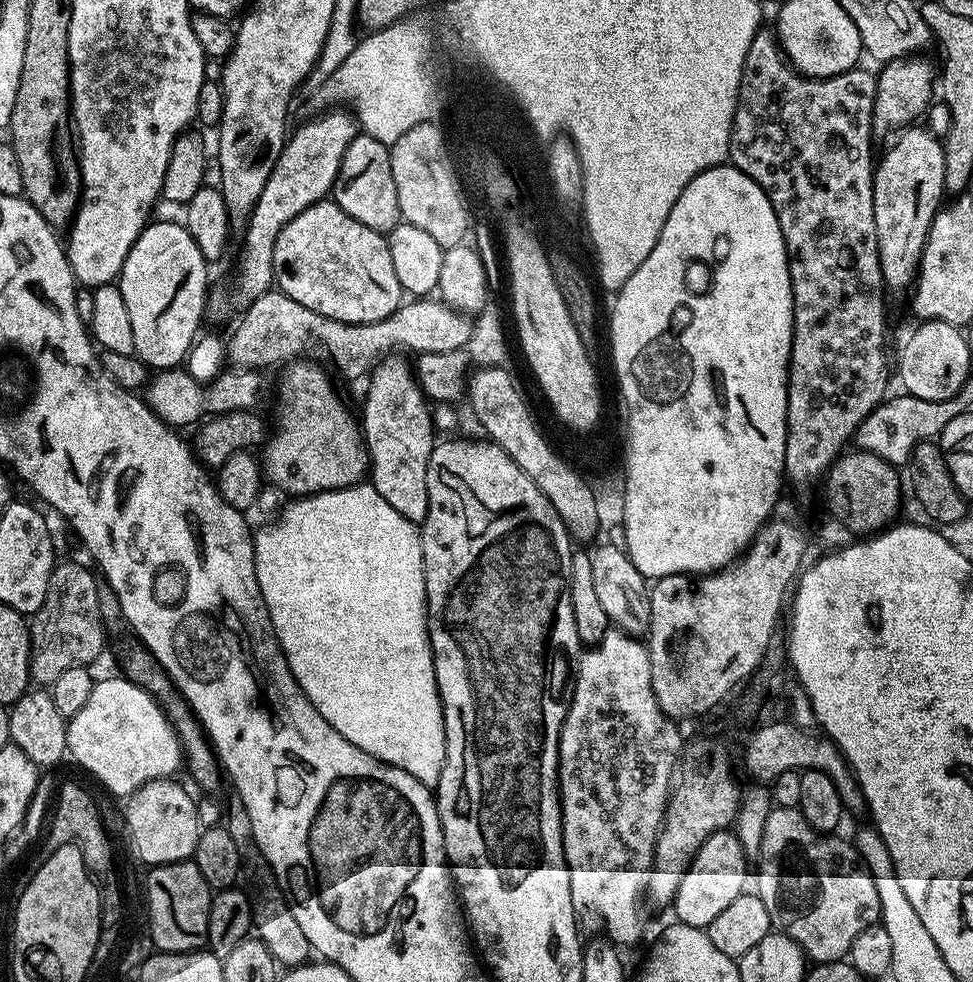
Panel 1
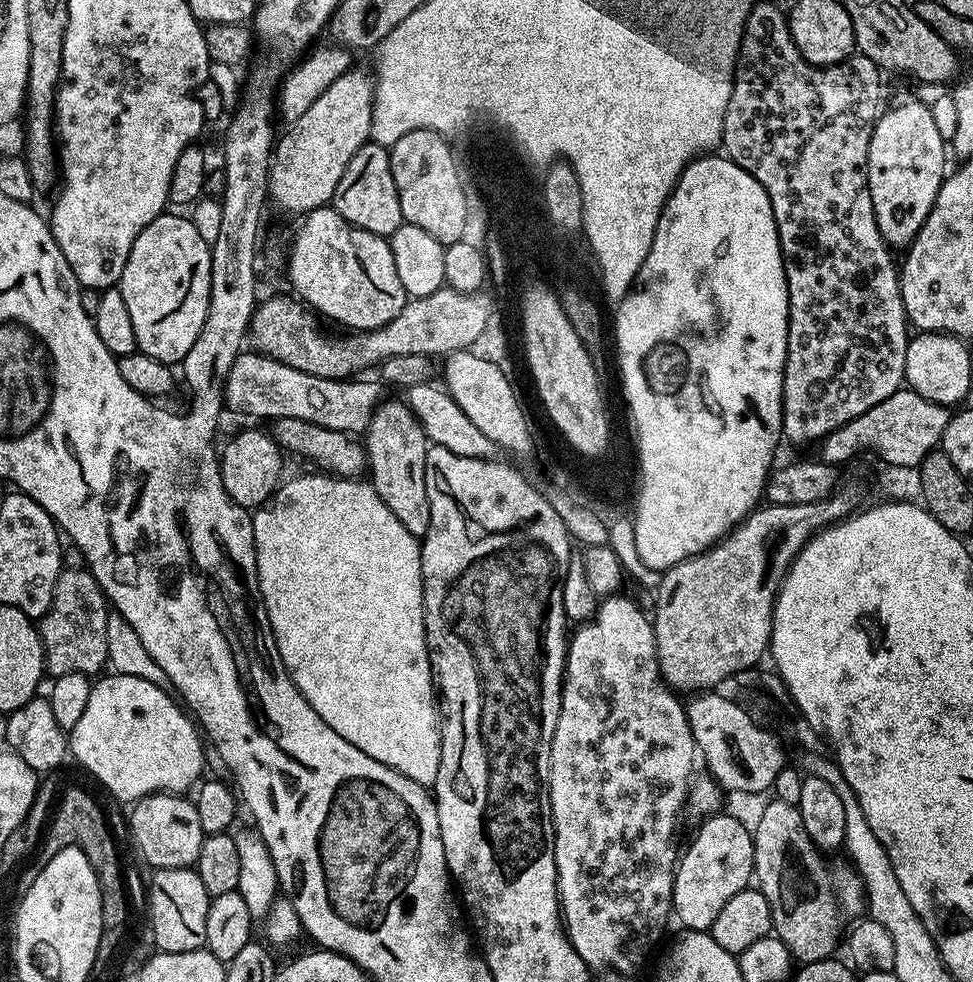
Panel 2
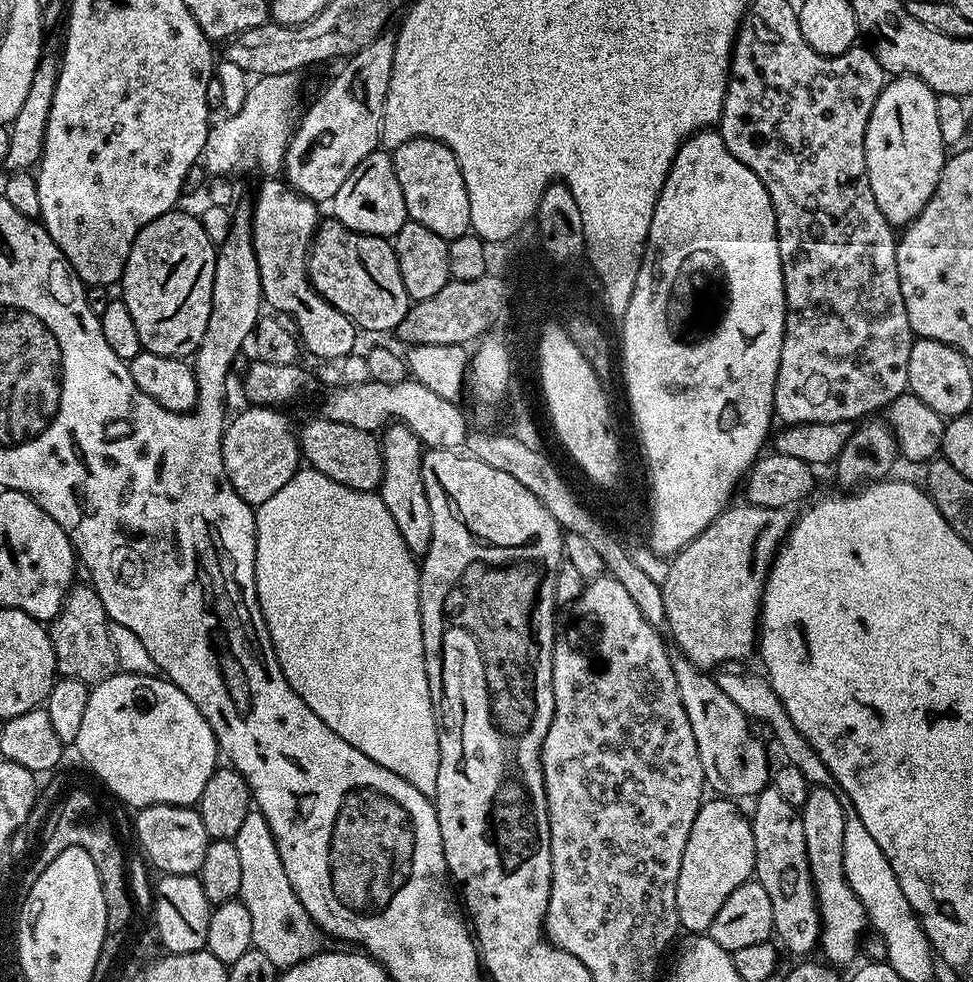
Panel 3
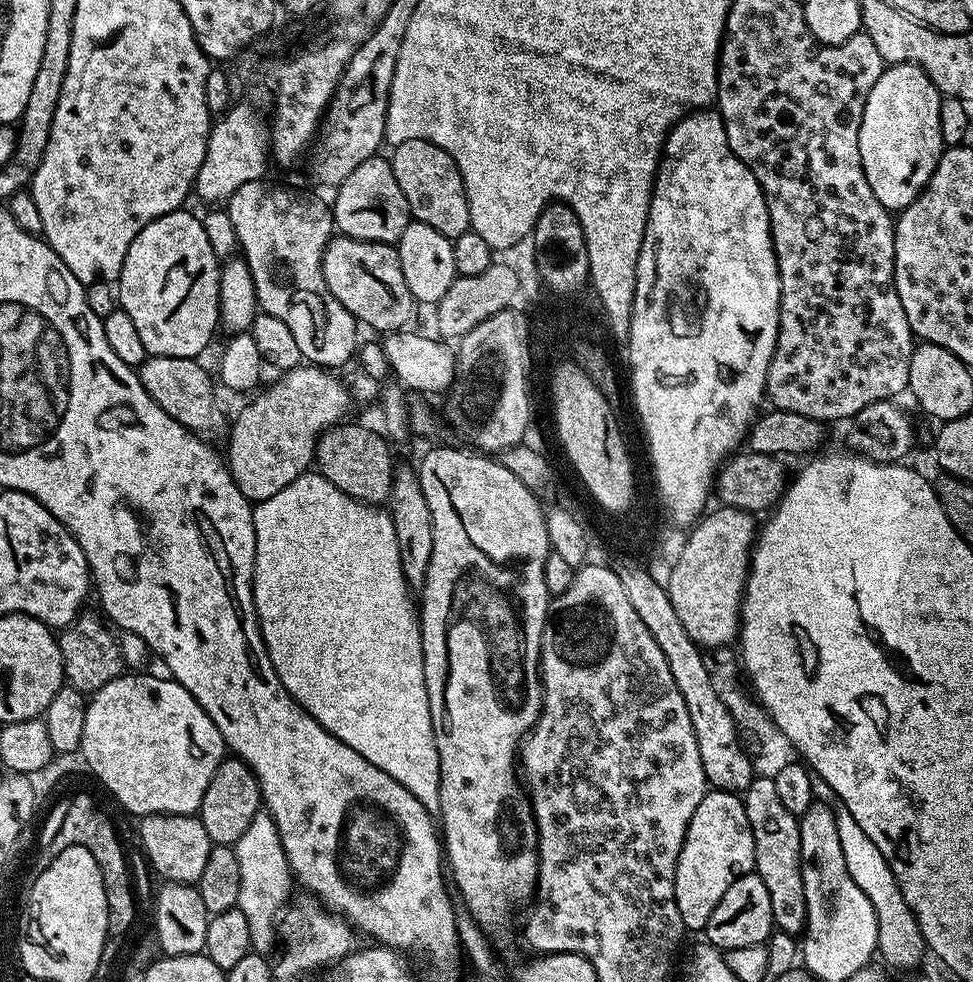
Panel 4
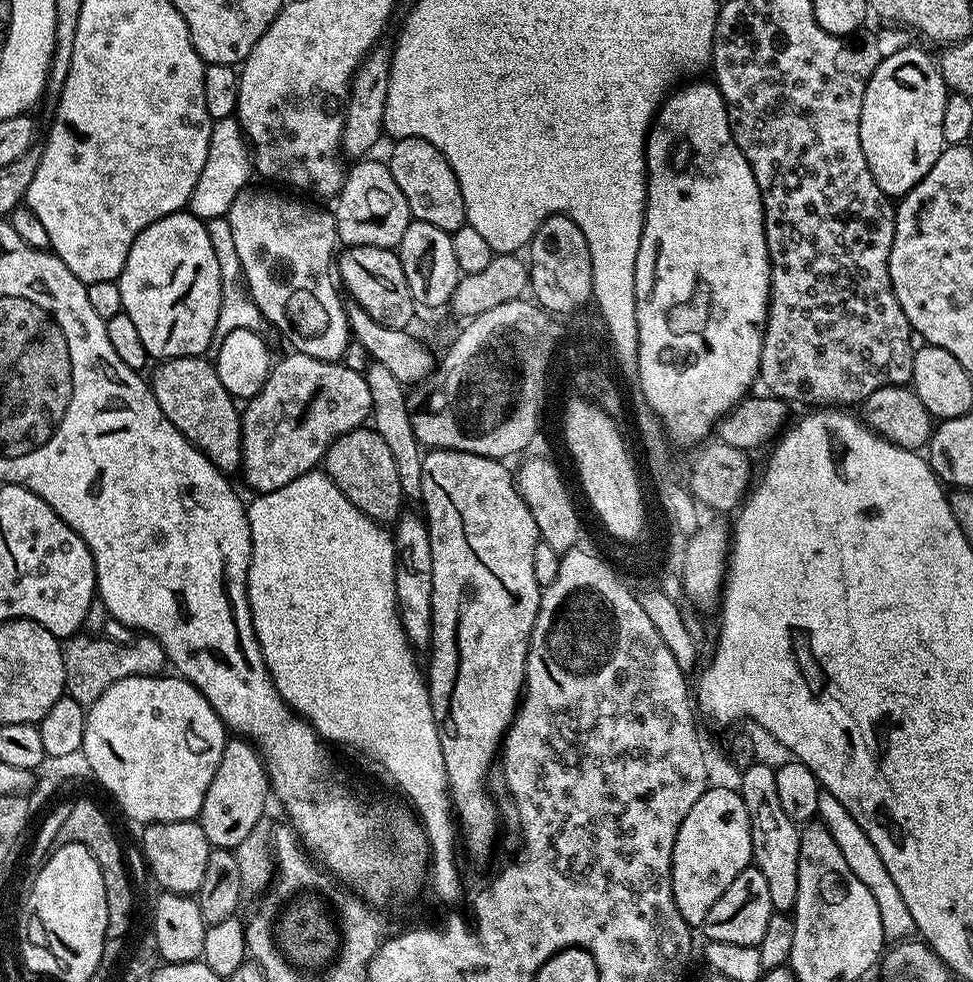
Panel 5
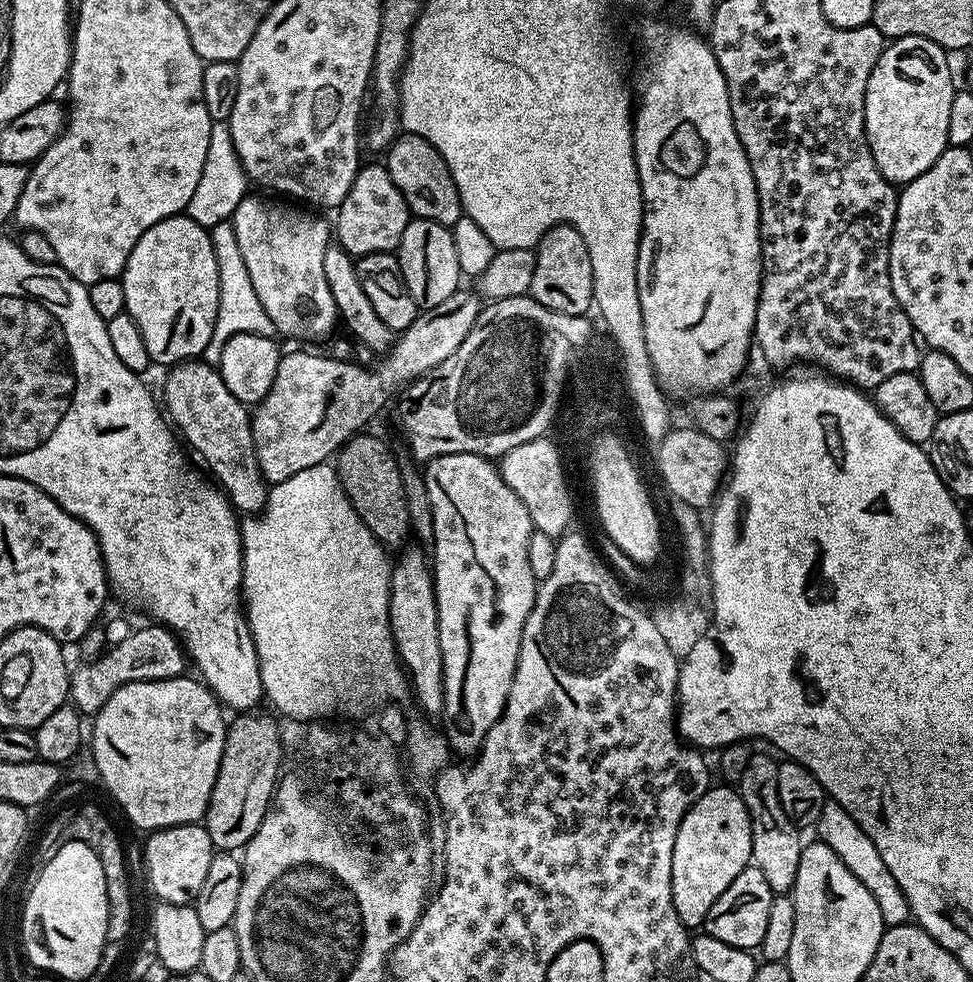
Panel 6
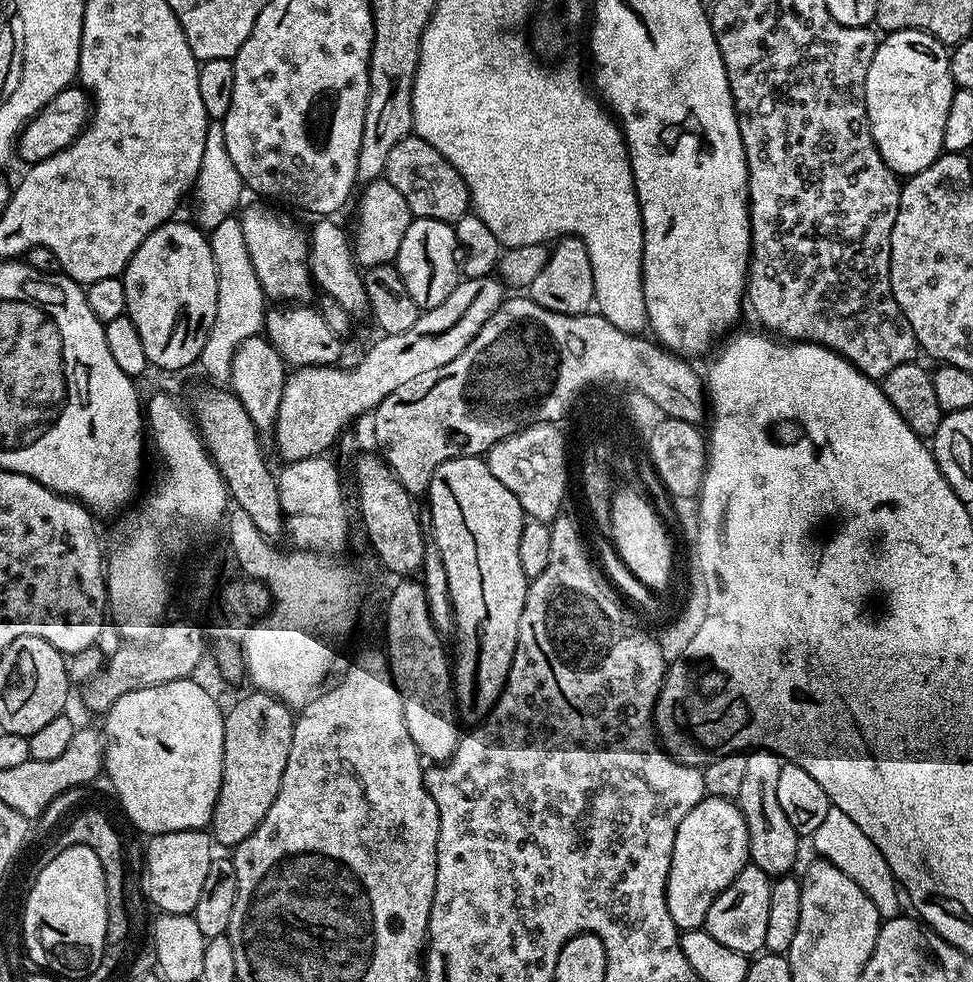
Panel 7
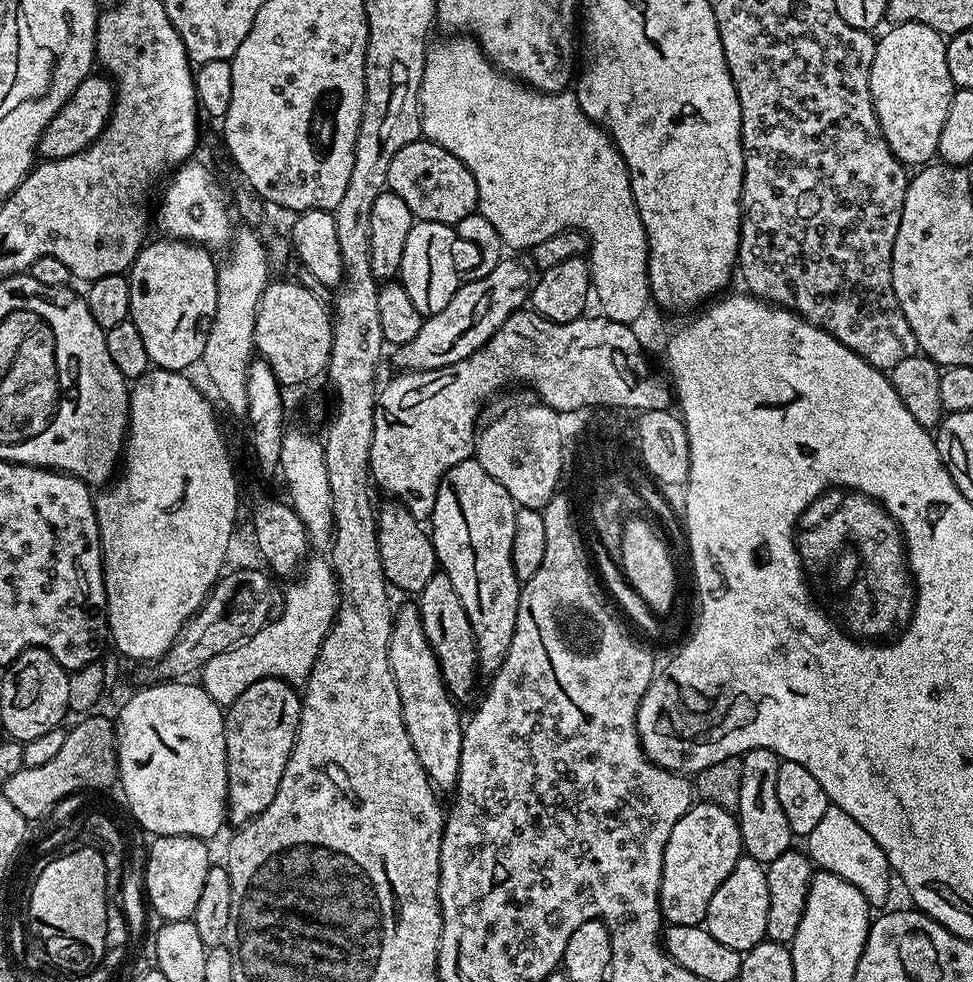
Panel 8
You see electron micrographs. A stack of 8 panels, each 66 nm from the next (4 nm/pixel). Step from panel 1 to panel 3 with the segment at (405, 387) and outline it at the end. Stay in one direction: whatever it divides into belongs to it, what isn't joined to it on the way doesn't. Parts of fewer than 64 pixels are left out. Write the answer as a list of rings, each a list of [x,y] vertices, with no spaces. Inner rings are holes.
[[[399,422],[389,423],[383,429],[380,448],[384,473],[378,494],[382,502],[386,502],[386,510],[390,510],[390,518],[394,518],[394,526],[398,526],[398,534],[402,534],[402,542],[406,542],[413,556],[422,558],[430,550],[432,537],[430,498],[426,498],[426,486],[422,482],[425,449],[418,437]]]

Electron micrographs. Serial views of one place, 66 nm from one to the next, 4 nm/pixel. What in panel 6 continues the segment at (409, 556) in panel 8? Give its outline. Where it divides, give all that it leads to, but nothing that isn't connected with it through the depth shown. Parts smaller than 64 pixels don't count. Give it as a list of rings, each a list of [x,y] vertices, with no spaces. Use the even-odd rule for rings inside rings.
[[[370,432],[357,433],[341,448],[336,458],[336,469],[340,484],[362,522],[384,547],[399,549],[407,541],[411,528],[397,457],[394,458],[384,441],[370,435]]]

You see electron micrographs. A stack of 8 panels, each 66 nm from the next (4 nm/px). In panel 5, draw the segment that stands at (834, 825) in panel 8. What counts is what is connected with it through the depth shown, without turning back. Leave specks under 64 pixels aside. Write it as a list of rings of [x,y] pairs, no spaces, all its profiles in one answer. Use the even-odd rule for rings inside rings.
[[[821,791],[818,798],[818,820],[830,830],[830,838],[838,842],[838,850],[842,850],[842,858],[846,858],[846,866],[854,870],[854,875],[862,881],[862,886],[874,894],[874,902],[878,902],[878,915],[882,918],[882,930],[884,931],[885,941],[899,942],[909,939],[916,932],[914,917],[910,915],[910,909],[906,907],[906,902],[894,886],[894,878],[890,878],[890,870],[886,870],[886,865],[882,863],[882,858],[878,858],[878,850],[874,850],[874,842],[866,838],[866,830],[854,822],[854,814],[834,798],[834,794]]]

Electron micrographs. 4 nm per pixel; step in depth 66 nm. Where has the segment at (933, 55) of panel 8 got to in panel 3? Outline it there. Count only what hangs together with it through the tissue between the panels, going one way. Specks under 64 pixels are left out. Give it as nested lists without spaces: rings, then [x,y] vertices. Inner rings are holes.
[[[896,76],[878,94],[866,126],[864,149],[870,190],[874,190],[882,218],[896,230],[922,214],[922,206],[930,202],[944,169],[946,145],[938,131],[936,98],[937,93],[916,76]]]

